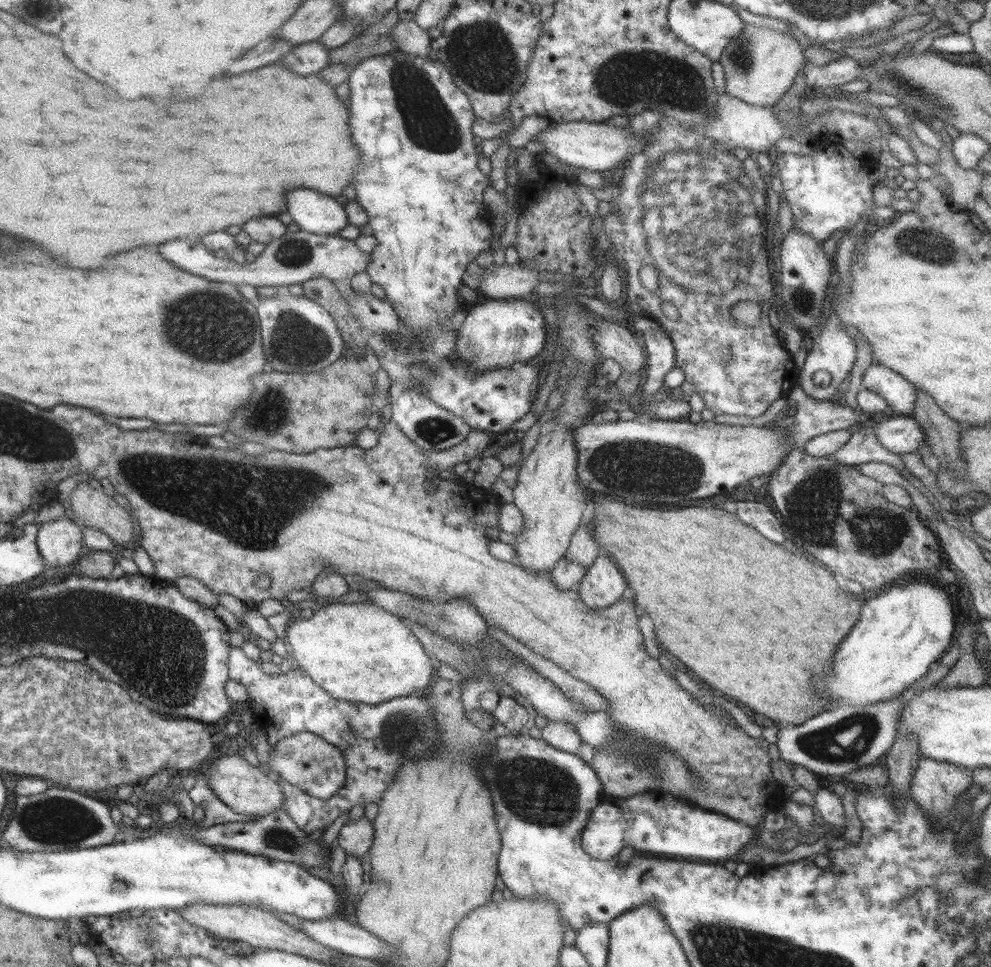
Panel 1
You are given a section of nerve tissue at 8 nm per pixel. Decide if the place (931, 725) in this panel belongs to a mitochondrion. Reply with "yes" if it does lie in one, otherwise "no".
no

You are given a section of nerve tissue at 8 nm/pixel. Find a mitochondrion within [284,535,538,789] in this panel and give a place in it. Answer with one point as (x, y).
(401, 733)

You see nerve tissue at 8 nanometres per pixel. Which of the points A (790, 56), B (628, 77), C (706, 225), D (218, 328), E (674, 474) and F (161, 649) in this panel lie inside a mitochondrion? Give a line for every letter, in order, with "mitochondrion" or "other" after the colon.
A: other
B: mitochondrion
C: mitochondrion
D: mitochondrion
E: mitochondrion
F: mitochondrion

